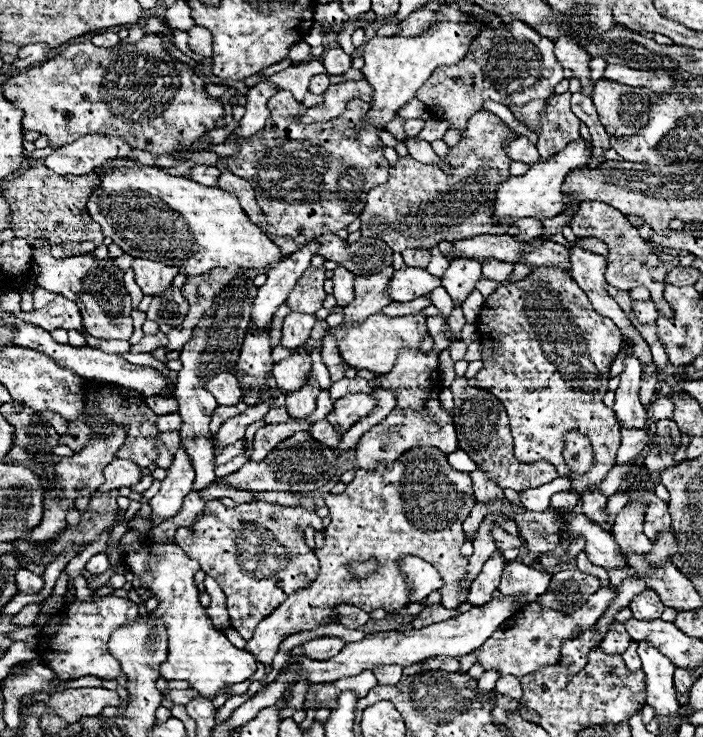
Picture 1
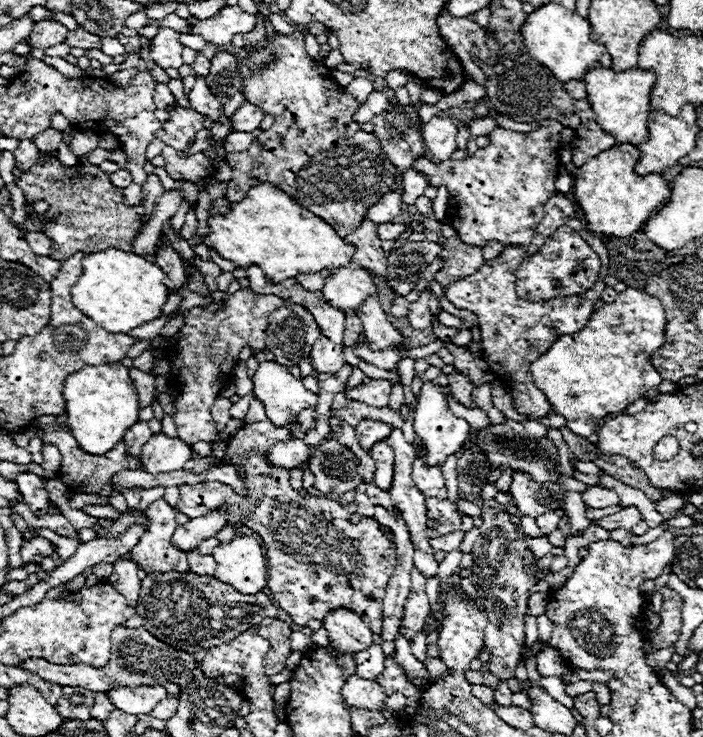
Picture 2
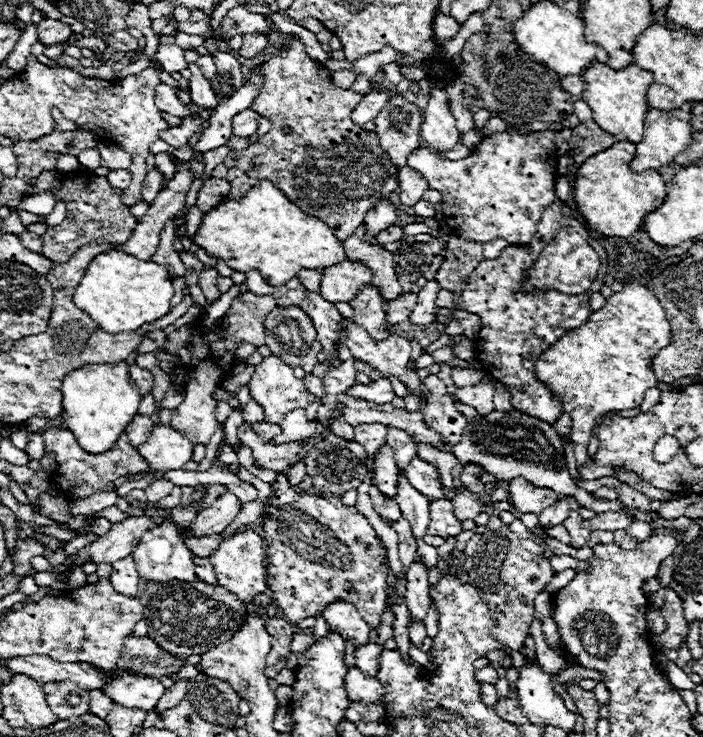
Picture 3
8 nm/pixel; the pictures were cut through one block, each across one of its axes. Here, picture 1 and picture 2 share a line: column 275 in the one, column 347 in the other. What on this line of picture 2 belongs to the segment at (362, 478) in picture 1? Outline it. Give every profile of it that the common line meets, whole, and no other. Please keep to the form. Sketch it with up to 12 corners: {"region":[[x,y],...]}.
{"region":[[348,610],[324,618],[338,656],[356,656],[374,644],[370,628]]}

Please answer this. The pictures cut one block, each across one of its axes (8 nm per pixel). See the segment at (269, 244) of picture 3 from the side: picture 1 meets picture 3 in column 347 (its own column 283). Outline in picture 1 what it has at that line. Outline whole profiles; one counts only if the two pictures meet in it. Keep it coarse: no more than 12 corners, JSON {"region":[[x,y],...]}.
{"region":[[132,162],[86,208],[134,258],[186,276],[276,266],[226,190]]}

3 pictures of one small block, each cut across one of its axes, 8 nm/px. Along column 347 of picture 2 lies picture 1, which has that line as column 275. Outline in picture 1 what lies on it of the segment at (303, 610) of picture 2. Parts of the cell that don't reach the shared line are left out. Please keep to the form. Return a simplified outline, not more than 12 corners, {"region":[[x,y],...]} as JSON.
{"region":[[210,500],[174,544],[250,640],[316,576],[302,506]]}

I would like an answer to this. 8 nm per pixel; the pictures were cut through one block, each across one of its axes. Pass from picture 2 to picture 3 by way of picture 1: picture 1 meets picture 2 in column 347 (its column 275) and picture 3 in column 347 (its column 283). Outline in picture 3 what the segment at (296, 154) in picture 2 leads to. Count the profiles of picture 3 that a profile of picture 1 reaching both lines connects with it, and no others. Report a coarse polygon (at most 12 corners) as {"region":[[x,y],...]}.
{"region":[[296,36],[258,66],[272,130],[228,152],[240,200],[270,180],[338,240],[398,188],[362,96]]}

